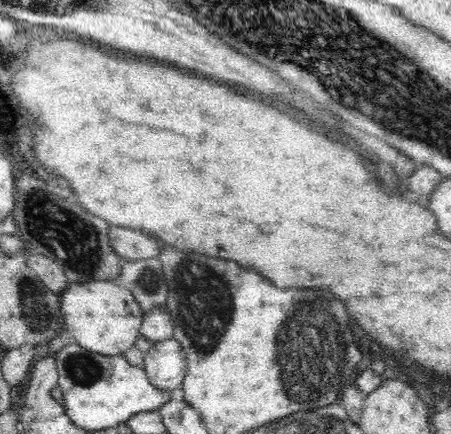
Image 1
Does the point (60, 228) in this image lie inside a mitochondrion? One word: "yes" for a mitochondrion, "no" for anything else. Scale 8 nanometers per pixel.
yes

